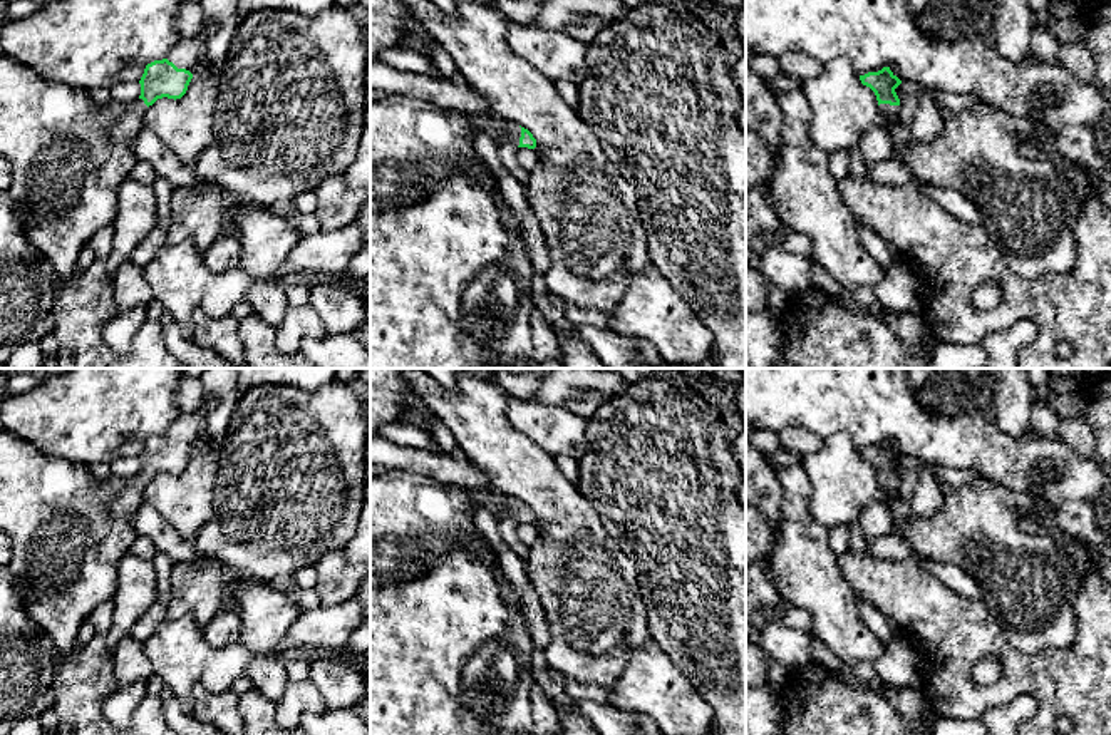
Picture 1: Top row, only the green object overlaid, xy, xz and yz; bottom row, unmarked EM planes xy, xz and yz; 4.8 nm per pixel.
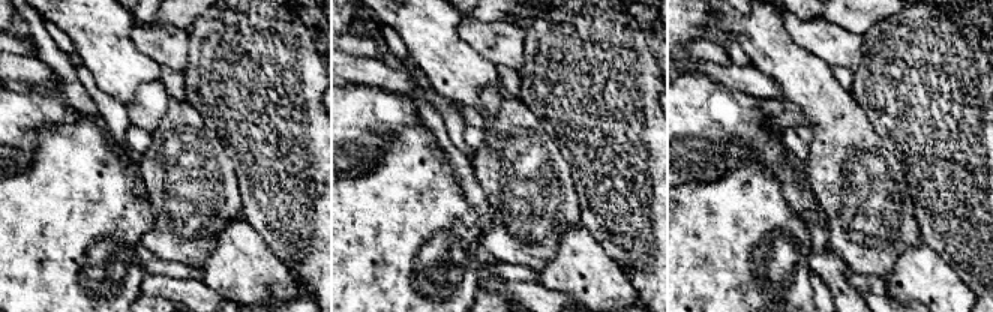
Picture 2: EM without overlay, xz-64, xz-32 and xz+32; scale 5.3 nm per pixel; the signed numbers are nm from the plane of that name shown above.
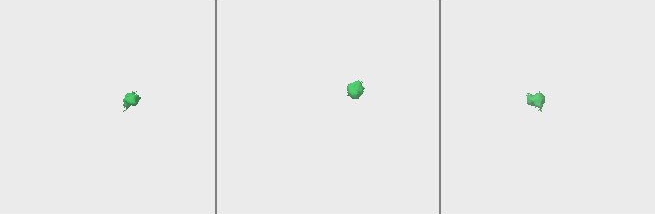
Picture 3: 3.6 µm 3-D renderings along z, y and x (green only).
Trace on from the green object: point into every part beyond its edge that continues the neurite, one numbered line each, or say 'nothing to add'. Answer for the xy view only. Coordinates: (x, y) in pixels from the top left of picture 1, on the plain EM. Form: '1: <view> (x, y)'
1: xy (186, 427)
2: xy (69, 529)

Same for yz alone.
1: yz (890, 488)

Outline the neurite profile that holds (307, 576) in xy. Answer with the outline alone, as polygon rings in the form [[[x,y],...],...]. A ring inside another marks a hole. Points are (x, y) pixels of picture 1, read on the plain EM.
[[[307,566],[307,568],[298,569],[293,574],[292,583],[298,588],[315,588],[315,584],[317,584],[315,566]]]

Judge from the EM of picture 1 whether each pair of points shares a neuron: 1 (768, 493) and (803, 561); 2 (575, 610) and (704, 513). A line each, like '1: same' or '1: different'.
1: different
2: different

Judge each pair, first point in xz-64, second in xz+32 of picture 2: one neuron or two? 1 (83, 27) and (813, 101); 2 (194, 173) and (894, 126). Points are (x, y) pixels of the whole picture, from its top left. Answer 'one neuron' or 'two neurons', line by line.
1: one neuron
2: two neurons

